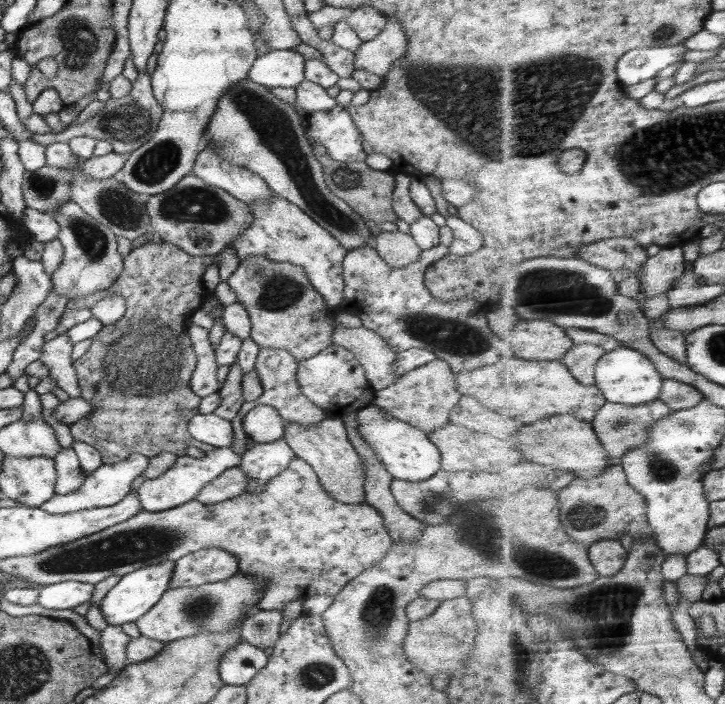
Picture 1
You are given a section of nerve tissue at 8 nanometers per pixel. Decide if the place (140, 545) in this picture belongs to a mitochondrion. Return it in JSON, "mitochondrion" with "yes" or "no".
{"mitochondrion":"yes"}

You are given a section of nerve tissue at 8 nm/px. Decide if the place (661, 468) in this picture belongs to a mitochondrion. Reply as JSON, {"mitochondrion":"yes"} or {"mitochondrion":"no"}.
{"mitochondrion":"yes"}

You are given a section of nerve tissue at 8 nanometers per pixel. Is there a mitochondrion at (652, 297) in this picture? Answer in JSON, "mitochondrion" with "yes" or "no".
{"mitochondrion":"no"}

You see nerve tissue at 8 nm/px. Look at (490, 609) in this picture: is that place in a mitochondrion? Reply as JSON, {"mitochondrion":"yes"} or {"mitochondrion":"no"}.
{"mitochondrion":"no"}

